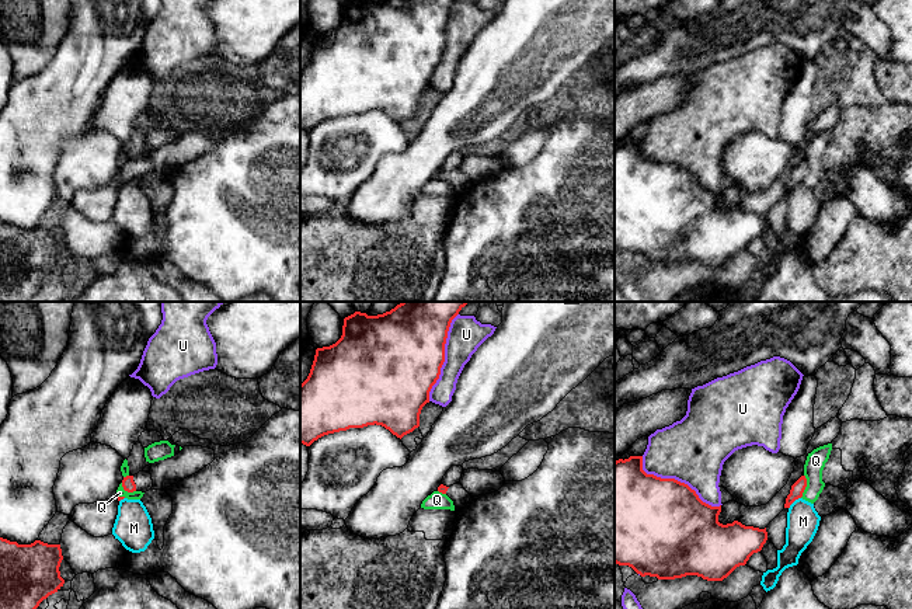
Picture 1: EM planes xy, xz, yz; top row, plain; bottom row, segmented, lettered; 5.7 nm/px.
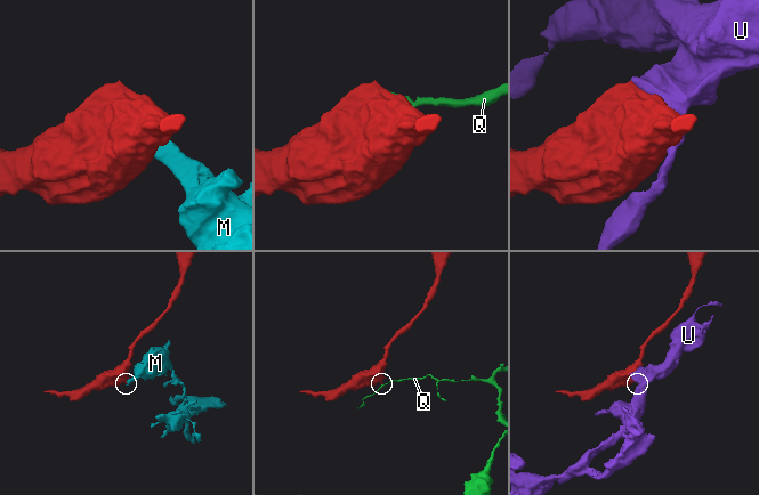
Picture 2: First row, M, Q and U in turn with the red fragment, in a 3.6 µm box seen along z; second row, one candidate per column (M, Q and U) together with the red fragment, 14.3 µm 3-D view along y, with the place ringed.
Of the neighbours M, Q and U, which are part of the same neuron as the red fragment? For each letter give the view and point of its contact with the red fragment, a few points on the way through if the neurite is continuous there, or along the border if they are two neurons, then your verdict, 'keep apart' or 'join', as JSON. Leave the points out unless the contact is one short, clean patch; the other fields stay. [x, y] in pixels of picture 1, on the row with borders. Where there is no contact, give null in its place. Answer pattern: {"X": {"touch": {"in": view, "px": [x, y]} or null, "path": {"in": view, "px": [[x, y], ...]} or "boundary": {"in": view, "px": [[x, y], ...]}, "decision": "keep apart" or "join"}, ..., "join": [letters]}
{"M": {"touch": {"in": "yz", "px": [793, 501]}, "boundary": {"in": "yz", "px": [[800, 497], [789, 508]]}, "decision": "keep apart"}, "Q": {"touch": {"in": "yz", "px": [806, 486]}, "boundary": {"in": "yz", "px": [[804, 474], [806, 489], [800, 497]]}, "decision": "keep apart"}, "U": {"touch": {"in": "yz", "px": [676, 480]}, "decision": "keep apart"}, "join": []}

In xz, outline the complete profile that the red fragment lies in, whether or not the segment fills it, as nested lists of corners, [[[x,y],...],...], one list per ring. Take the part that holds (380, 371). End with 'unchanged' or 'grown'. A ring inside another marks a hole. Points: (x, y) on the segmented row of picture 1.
[[[401,302],[377,316],[355,312],[344,319],[341,338],[316,349],[307,379],[300,384],[300,443],[368,425],[382,425],[397,438],[420,427],[422,407],[445,362],[452,320],[470,302]]]; unchanged

